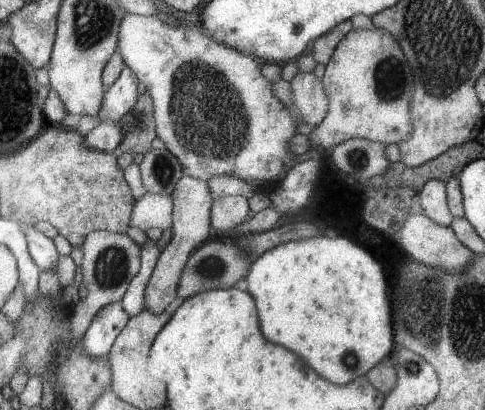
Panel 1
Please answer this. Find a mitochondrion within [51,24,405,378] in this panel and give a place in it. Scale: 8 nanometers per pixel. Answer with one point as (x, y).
(209, 120)

